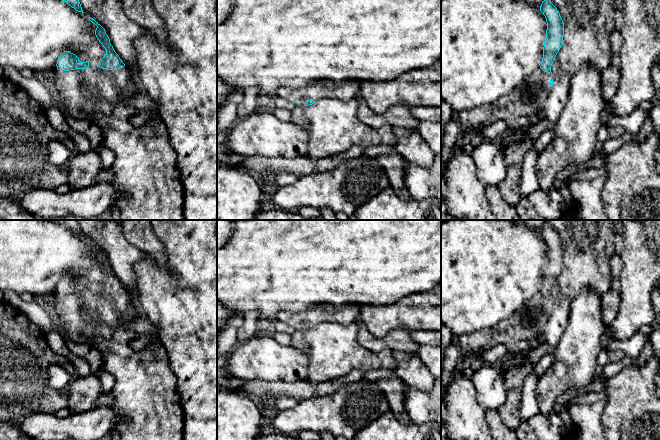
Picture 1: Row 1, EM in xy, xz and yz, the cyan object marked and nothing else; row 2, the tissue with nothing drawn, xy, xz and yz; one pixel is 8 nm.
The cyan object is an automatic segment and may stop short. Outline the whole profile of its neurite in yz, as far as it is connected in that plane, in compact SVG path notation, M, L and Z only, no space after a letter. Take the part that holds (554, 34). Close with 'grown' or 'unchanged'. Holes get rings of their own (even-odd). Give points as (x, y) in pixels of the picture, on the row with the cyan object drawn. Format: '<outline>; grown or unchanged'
M550 0L542 2L540 11L547 22L541 66L513 91L494 103L458 113L462 127L467 130L476 129L502 120L507 125L503 138L516 131L528 130L545 117L544 104L553 85L551 66L564 43L564 23Z; grown

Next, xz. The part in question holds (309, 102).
M350 80L341 83L332 81L316 81L298 90L281 87L276 92L280 96L293 102L296 106L309 106L320 99L337 99L347 102L360 94L360 81Z; grown

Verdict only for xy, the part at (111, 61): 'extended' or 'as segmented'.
extended

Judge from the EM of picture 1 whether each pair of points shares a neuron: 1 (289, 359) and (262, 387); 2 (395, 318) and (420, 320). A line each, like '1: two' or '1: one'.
1: two
2: one

